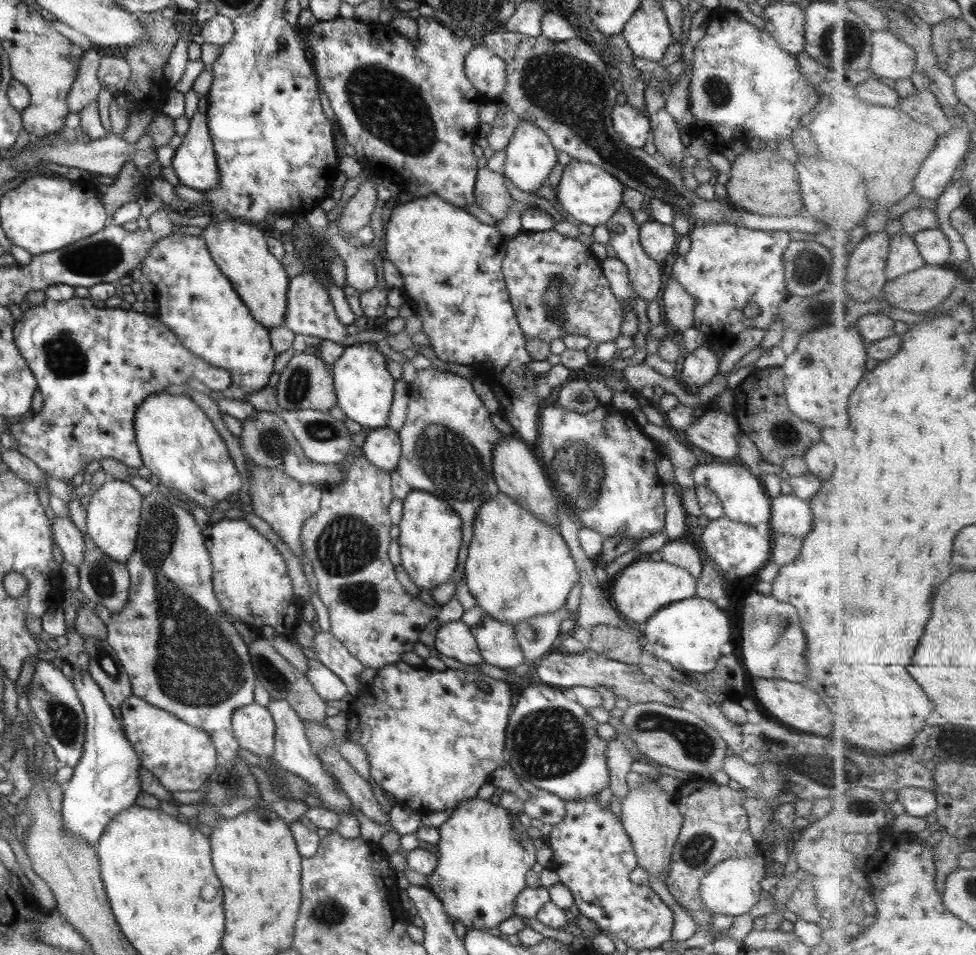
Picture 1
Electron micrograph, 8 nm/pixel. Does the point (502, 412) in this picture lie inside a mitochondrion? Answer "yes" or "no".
no

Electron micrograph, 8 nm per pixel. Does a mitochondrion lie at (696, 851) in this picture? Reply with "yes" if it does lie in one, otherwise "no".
yes

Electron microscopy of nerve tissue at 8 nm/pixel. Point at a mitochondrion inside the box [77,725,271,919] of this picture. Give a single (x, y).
(232, 783)

